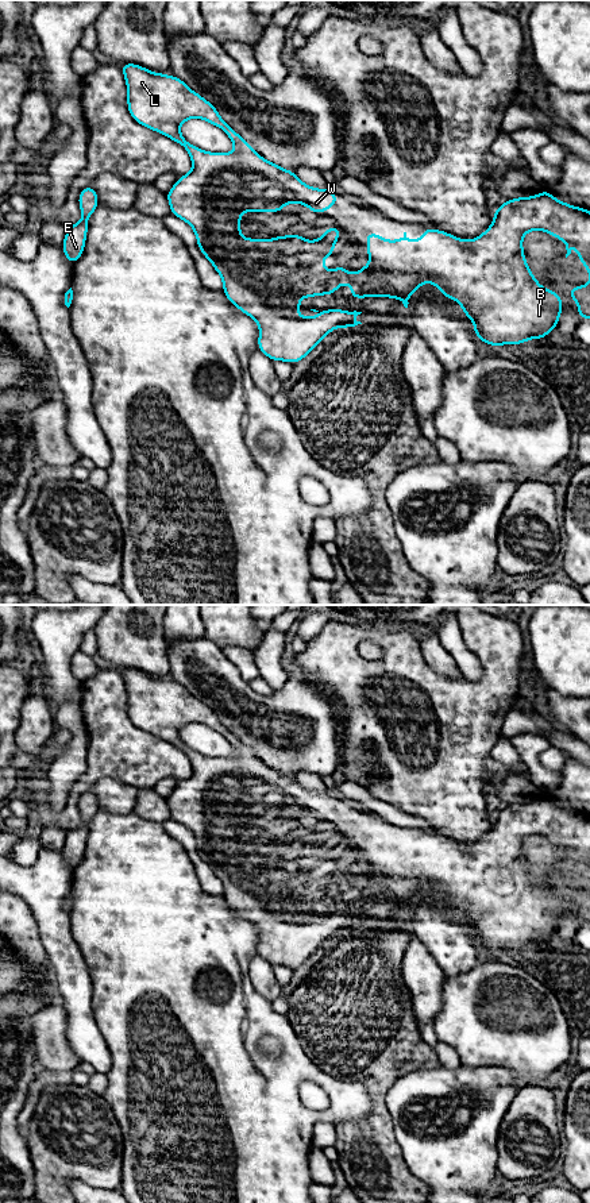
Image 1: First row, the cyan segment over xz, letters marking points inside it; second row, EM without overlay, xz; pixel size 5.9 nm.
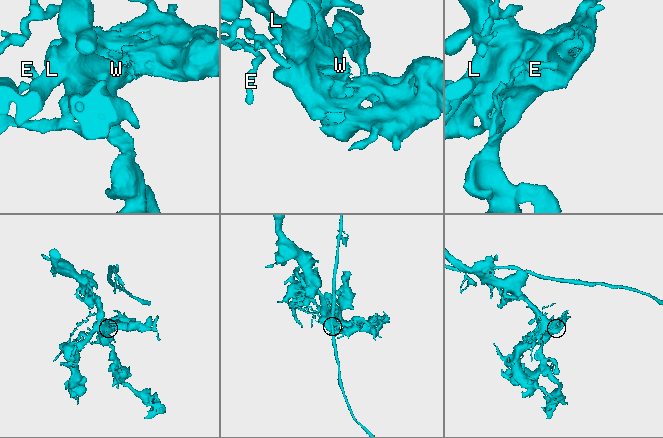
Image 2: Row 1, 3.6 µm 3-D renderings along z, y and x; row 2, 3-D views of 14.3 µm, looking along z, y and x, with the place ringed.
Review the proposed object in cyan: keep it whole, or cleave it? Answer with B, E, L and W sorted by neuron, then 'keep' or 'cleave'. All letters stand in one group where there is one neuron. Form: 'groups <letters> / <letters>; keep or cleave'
groups B E L W; keep

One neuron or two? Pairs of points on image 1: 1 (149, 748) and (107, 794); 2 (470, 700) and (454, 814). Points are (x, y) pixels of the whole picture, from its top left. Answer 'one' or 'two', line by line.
1: two
2: one

